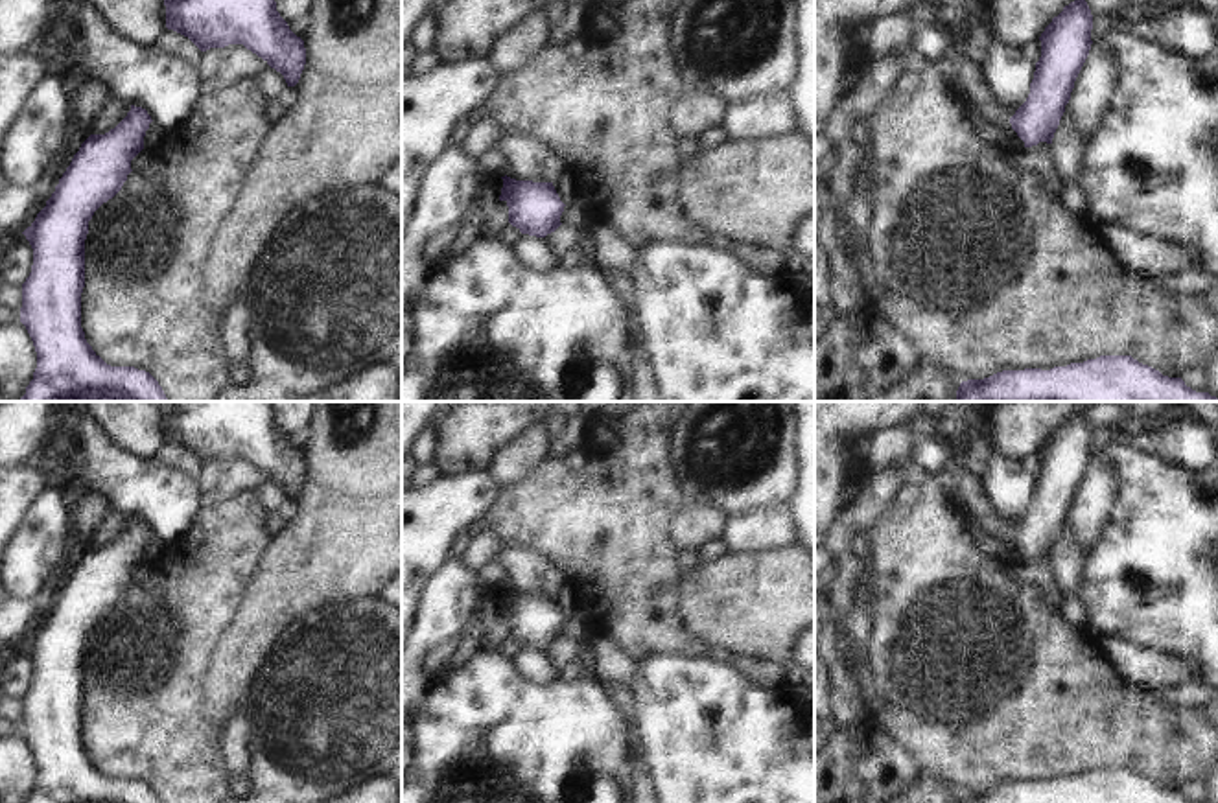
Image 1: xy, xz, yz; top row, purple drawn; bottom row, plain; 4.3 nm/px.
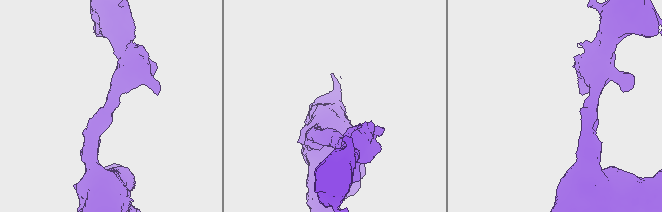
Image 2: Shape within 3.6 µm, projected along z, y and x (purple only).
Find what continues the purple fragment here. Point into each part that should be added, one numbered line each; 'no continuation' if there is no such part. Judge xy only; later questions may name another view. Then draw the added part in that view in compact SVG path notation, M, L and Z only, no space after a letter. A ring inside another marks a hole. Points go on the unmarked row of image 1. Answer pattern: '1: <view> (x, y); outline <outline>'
no continuation

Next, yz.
no continuation

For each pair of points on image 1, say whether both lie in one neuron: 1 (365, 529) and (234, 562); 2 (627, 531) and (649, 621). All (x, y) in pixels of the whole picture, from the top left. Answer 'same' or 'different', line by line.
1: different
2: same

